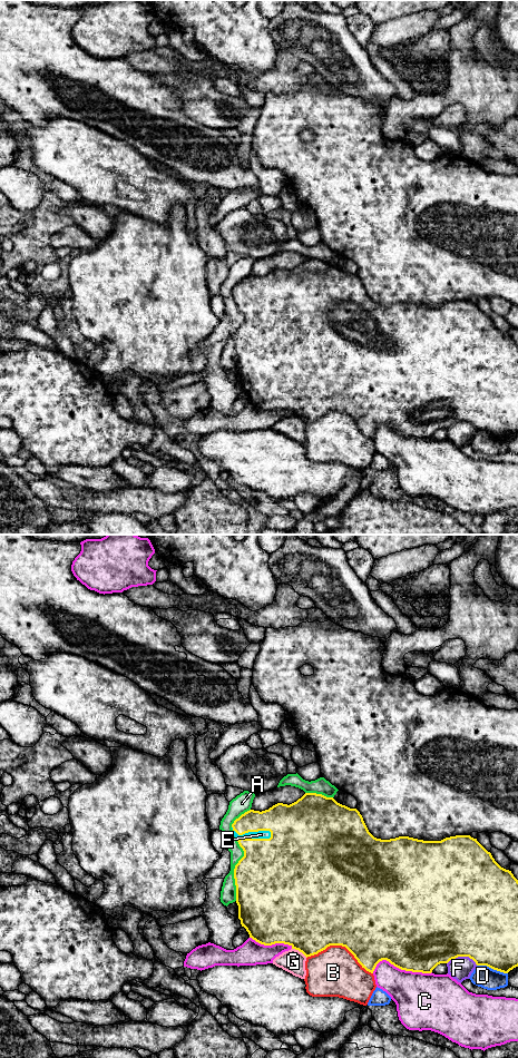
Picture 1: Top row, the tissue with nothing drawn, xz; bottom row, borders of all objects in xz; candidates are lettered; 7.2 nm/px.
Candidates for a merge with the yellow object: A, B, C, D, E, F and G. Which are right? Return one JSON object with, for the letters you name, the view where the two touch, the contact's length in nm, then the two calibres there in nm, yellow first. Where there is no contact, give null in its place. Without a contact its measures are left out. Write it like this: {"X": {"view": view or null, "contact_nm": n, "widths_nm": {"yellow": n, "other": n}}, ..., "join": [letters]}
{"E": {"view": "xz", "contact_nm": 300, "widths_nm": {"yellow": 420, "other": 60}}, "join": ["E"]}

